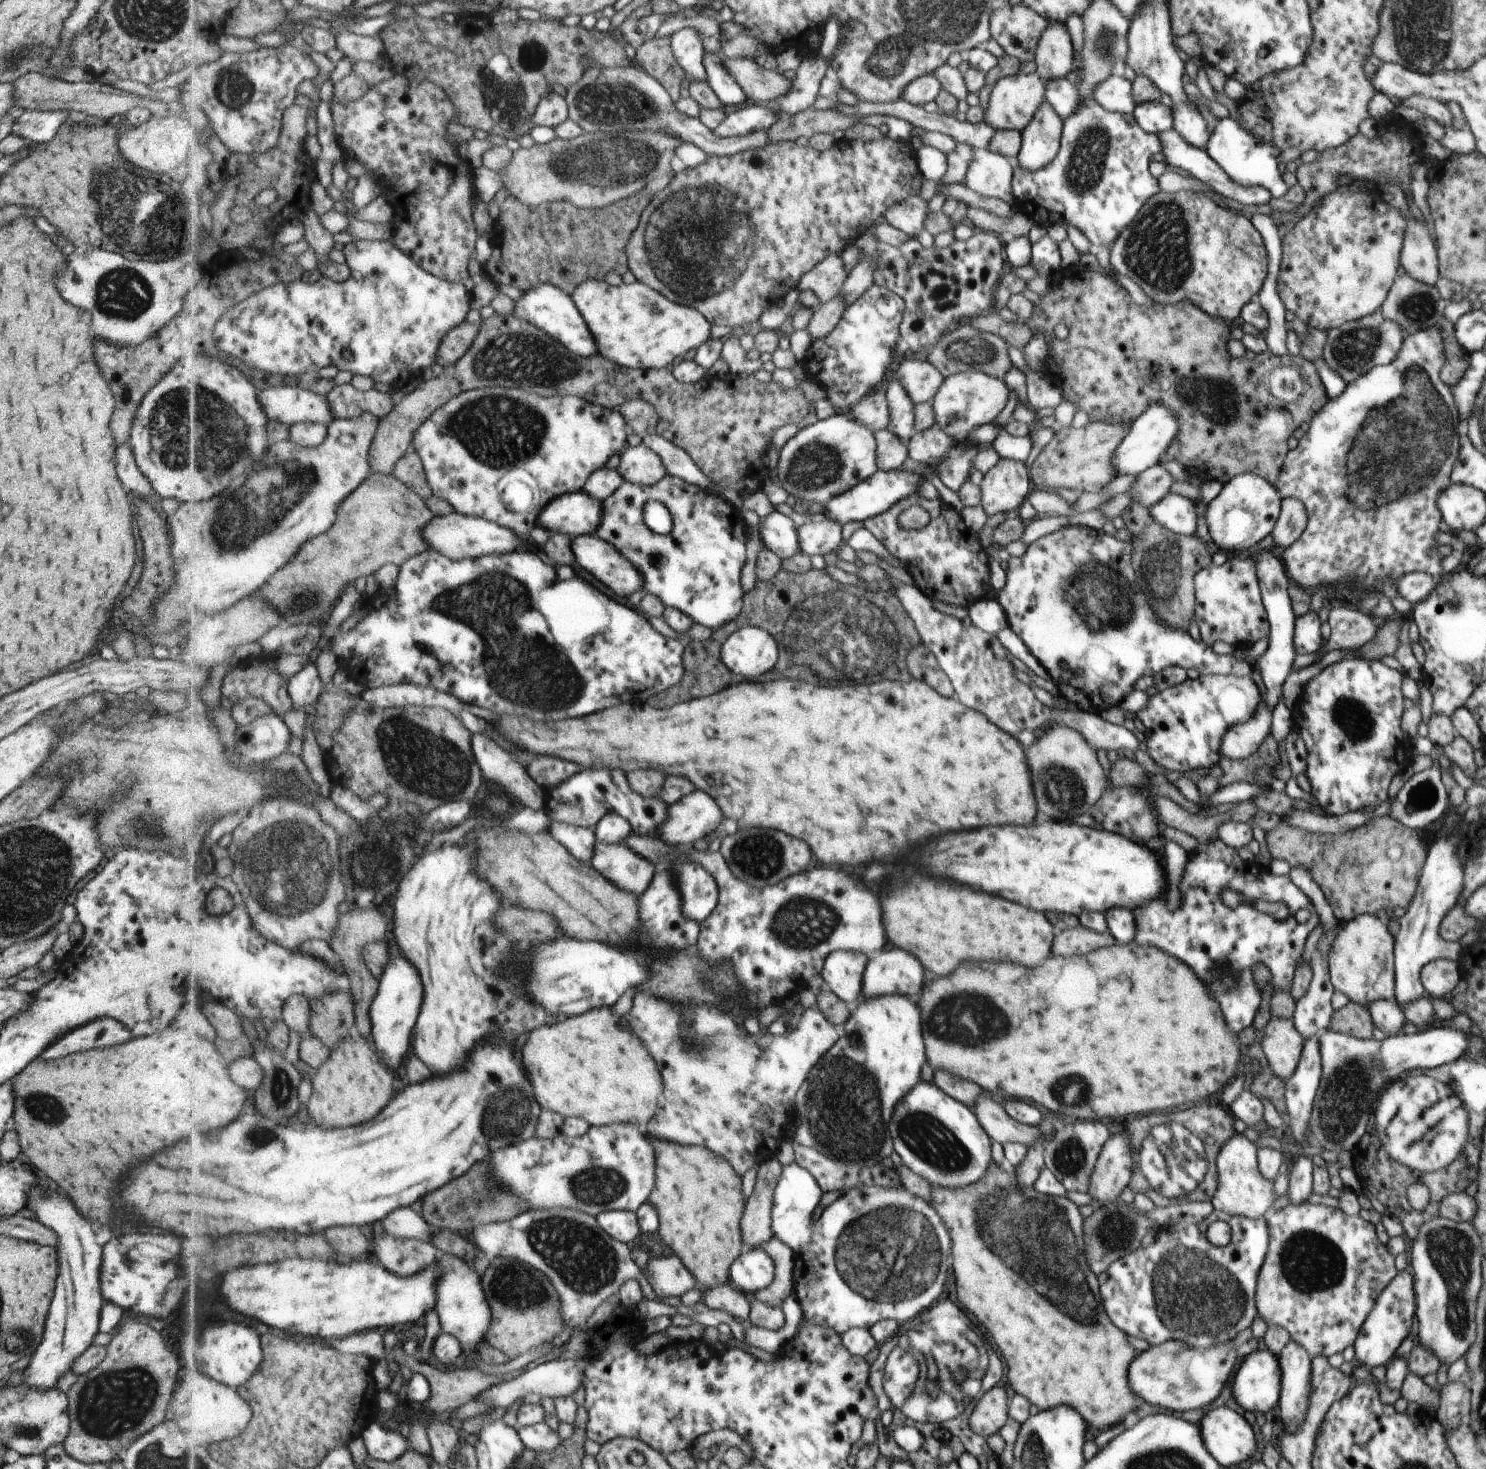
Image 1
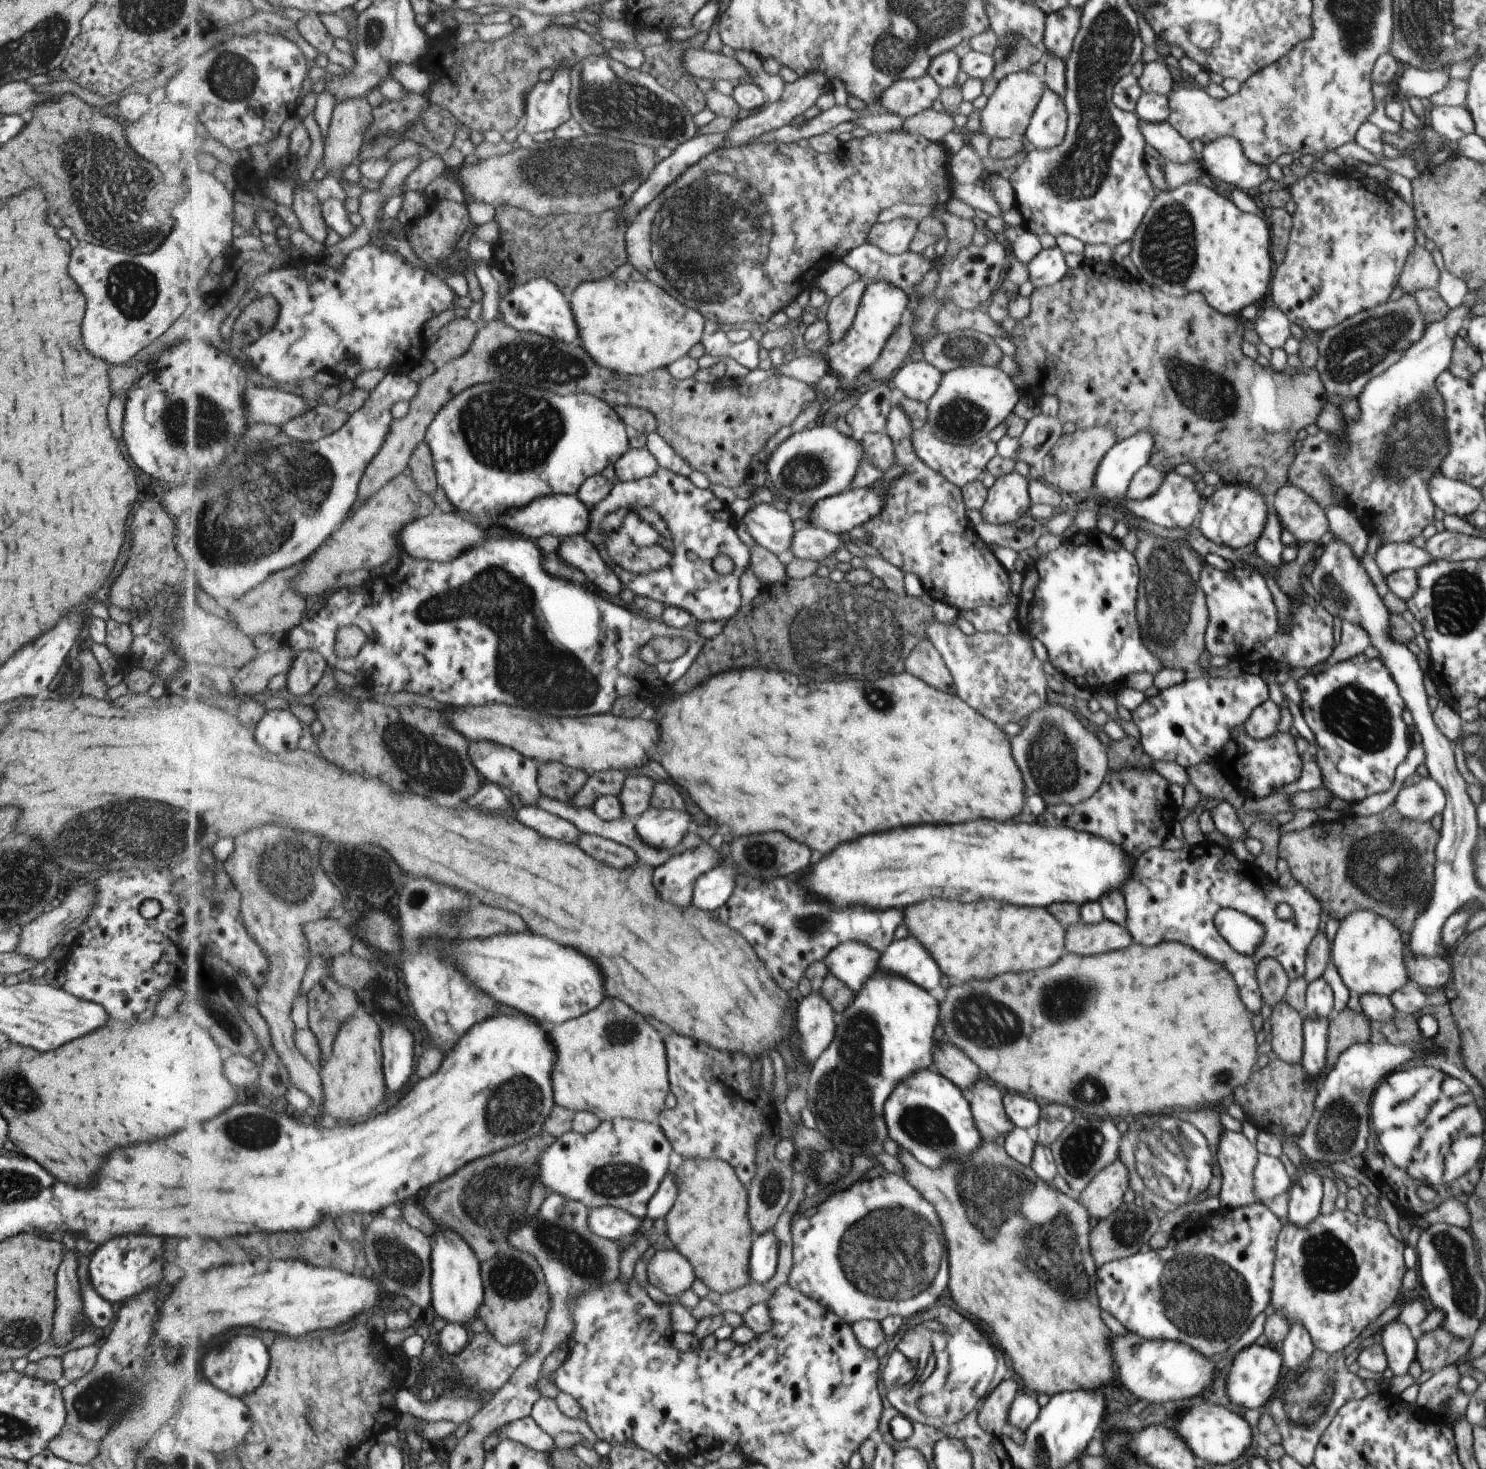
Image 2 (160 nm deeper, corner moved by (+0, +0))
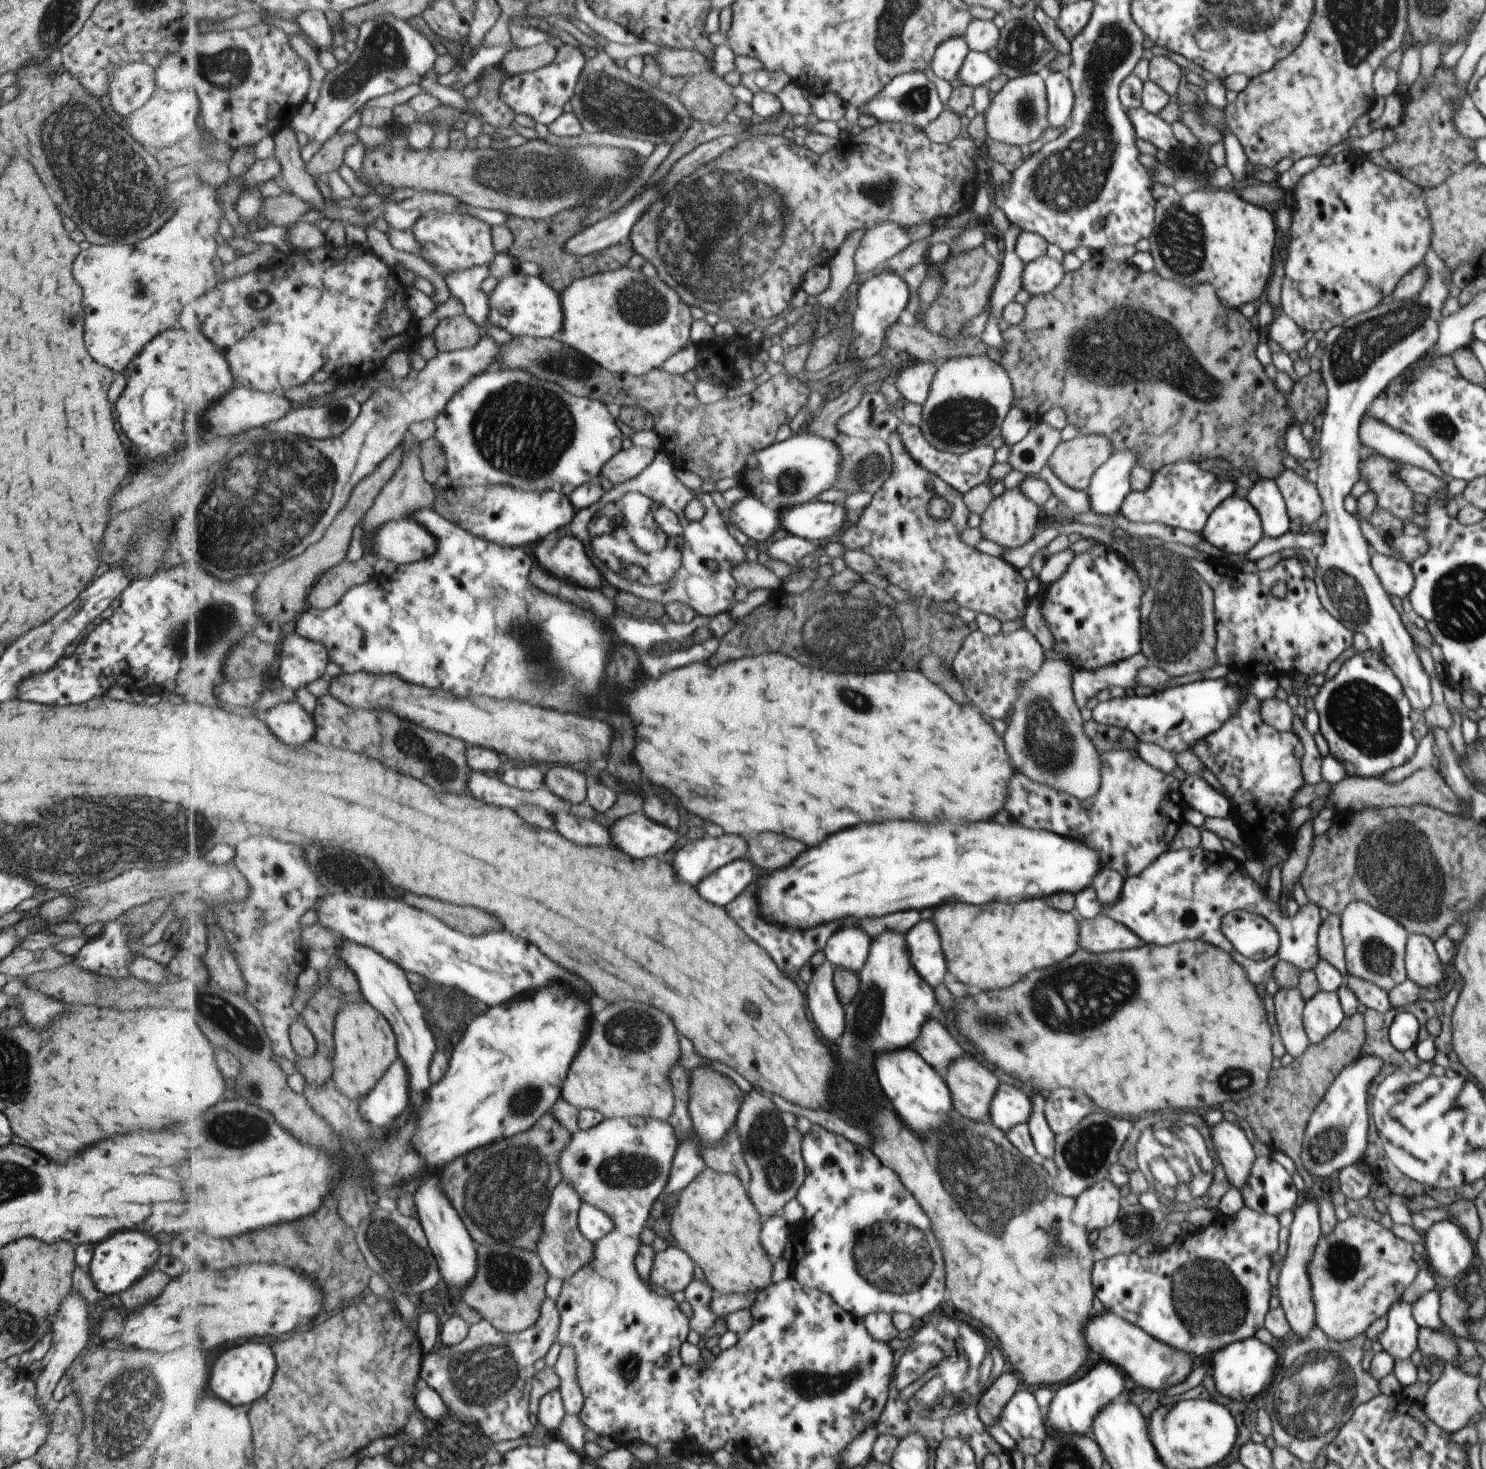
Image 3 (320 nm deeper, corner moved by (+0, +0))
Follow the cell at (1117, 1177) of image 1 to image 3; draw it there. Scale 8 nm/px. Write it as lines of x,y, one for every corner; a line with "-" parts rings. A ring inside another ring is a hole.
1109,1178
1088,1187
1075,1198
1071,1219
1088,1232
1110,1227
1120,1212
1120,1192

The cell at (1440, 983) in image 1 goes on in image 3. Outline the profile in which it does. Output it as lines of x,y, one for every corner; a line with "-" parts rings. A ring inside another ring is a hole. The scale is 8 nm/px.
1415,935
1406,946
1406,967
1408,978
1422,986
1432,986
1442,980
1446,967
1438,960
1435,941
1429,936

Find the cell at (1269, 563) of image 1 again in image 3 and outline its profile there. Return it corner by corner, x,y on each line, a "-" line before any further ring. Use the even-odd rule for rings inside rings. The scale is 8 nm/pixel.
1260,479
1252,485
1252,487
1243,494
1257,509
1259,509
1259,515
1262,517
1262,523
1264,532
1269,534
1269,537
1282,536
1288,531
1288,525
1291,520
1287,513
1286,500
1281,492
1276,480
1274,479

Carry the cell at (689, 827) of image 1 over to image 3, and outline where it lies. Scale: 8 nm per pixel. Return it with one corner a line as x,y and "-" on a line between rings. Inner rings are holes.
646,812
625,816
610,830
616,846
636,858
662,856
676,846
680,837
672,827
656,822

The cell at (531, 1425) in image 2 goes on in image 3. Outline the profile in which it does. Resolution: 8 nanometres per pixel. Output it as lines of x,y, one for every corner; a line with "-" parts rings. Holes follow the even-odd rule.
549,1297
544,1301
541,1319
519,1333
505,1333
492,1321
483,1319
471,1325
469,1335
460,1344
442,1344
426,1356
424,1380
443,1396
467,1432
484,1434
493,1442
518,1440
534,1434
536,1424
530,1420
530,1400
536,1380
536,1362
546,1358
559,1340
562,1324
558,1301

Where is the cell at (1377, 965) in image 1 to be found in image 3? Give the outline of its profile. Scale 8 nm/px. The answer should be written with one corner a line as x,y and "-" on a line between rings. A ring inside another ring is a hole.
1357,900
1350,903
1341,914
1341,933
1348,973
1372,981
1387,992
1406,980
1404,946
1409,938
1406,929
1395,917
1380,912
1380,909
1366,901

